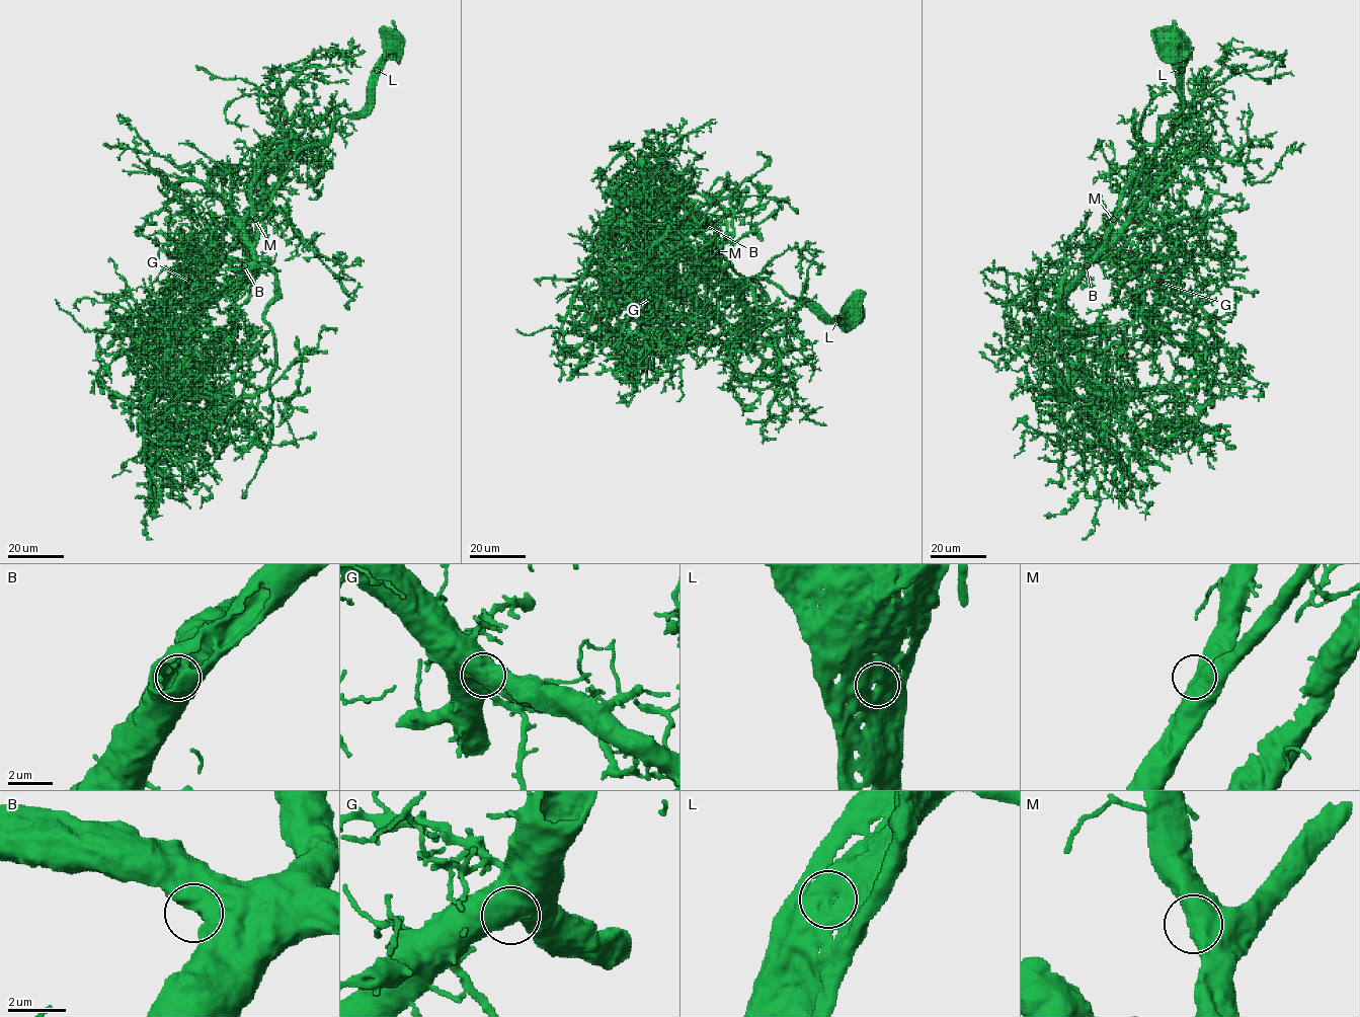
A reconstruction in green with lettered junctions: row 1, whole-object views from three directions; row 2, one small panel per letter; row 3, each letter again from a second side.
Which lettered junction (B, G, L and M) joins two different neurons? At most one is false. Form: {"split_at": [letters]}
{"split_at": []}

